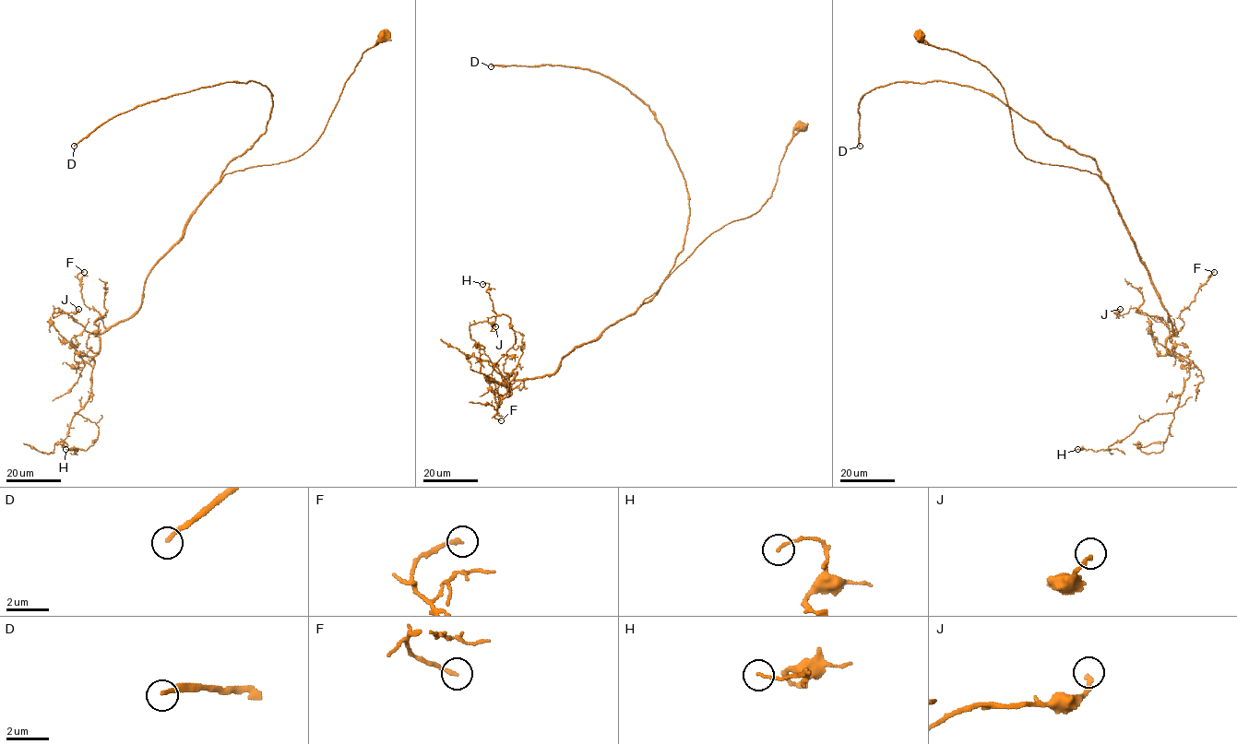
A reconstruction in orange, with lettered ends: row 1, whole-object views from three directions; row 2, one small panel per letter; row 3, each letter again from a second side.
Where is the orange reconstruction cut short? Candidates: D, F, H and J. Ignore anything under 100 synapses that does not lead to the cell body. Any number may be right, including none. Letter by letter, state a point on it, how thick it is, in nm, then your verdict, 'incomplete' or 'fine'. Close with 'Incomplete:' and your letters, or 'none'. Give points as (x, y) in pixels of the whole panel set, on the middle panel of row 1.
D: place (491, 66); calibre 180 nm; incomplete
F: place (501, 420); calibre 170 nm; fine
H: place (482, 284); calibre 110 nm; fine
J: place (495, 326); calibre 170 nm; fine
Incomplete: D

